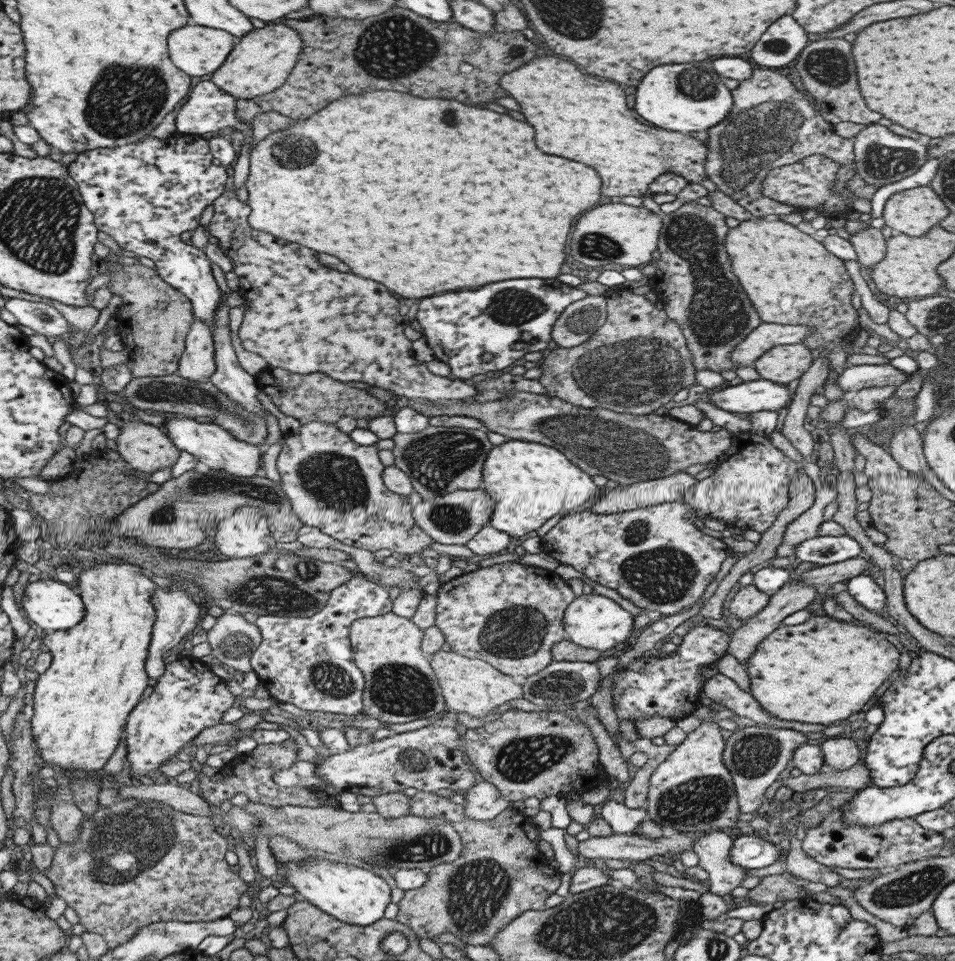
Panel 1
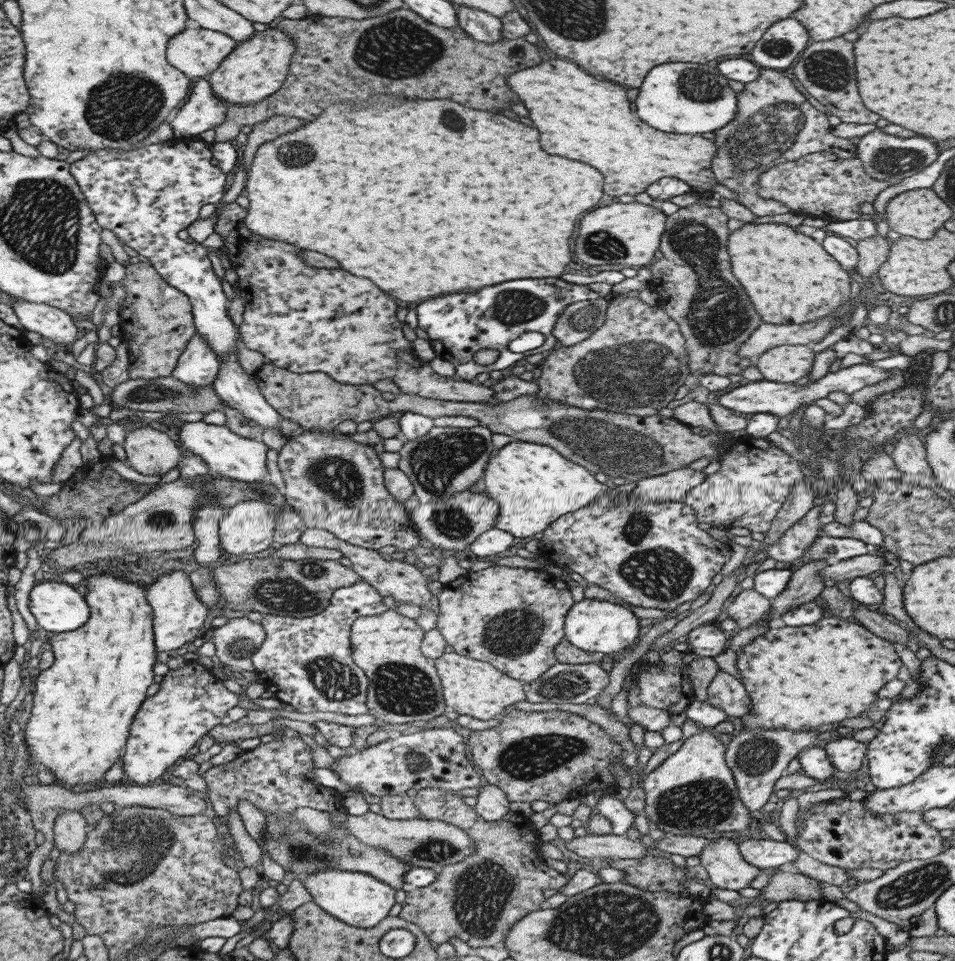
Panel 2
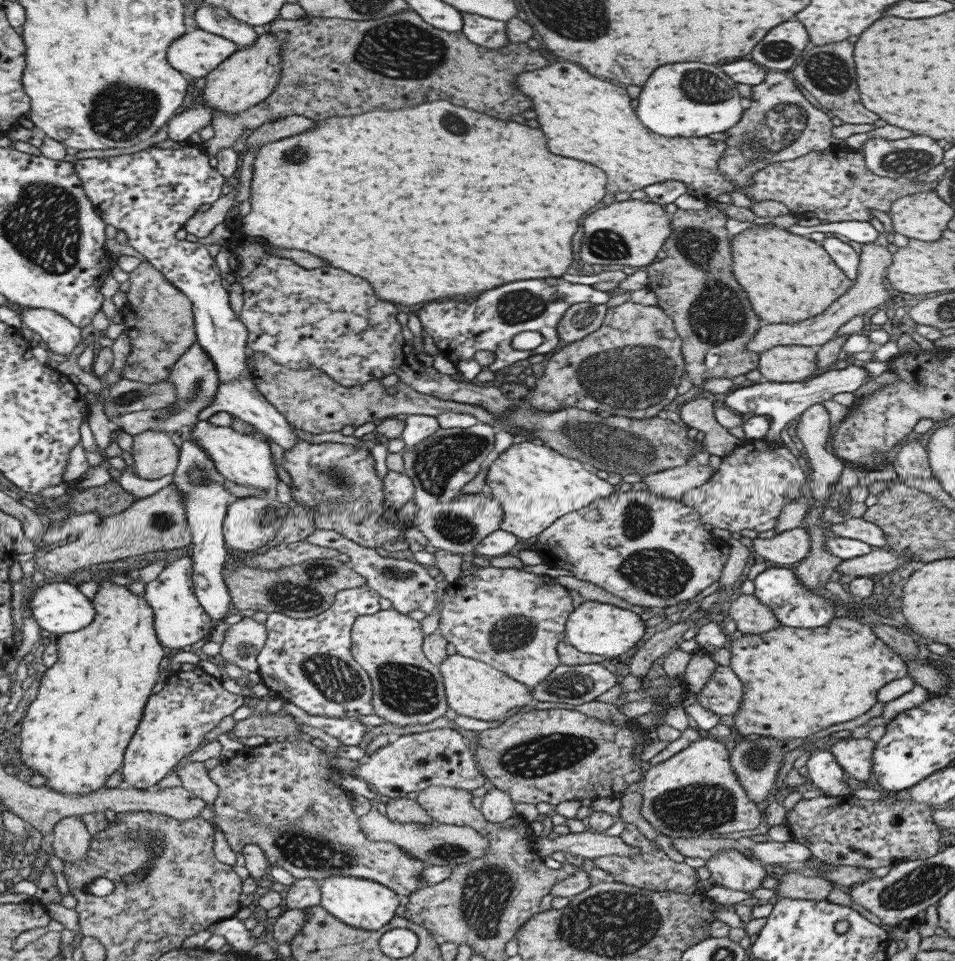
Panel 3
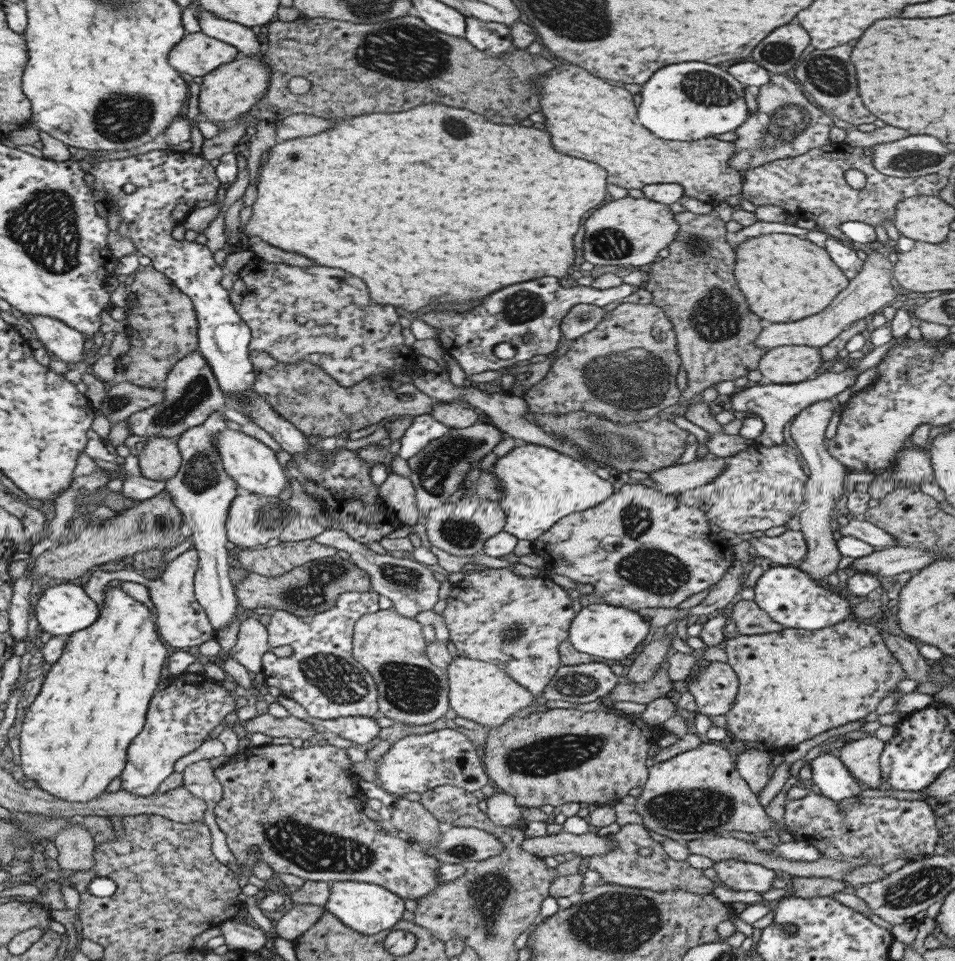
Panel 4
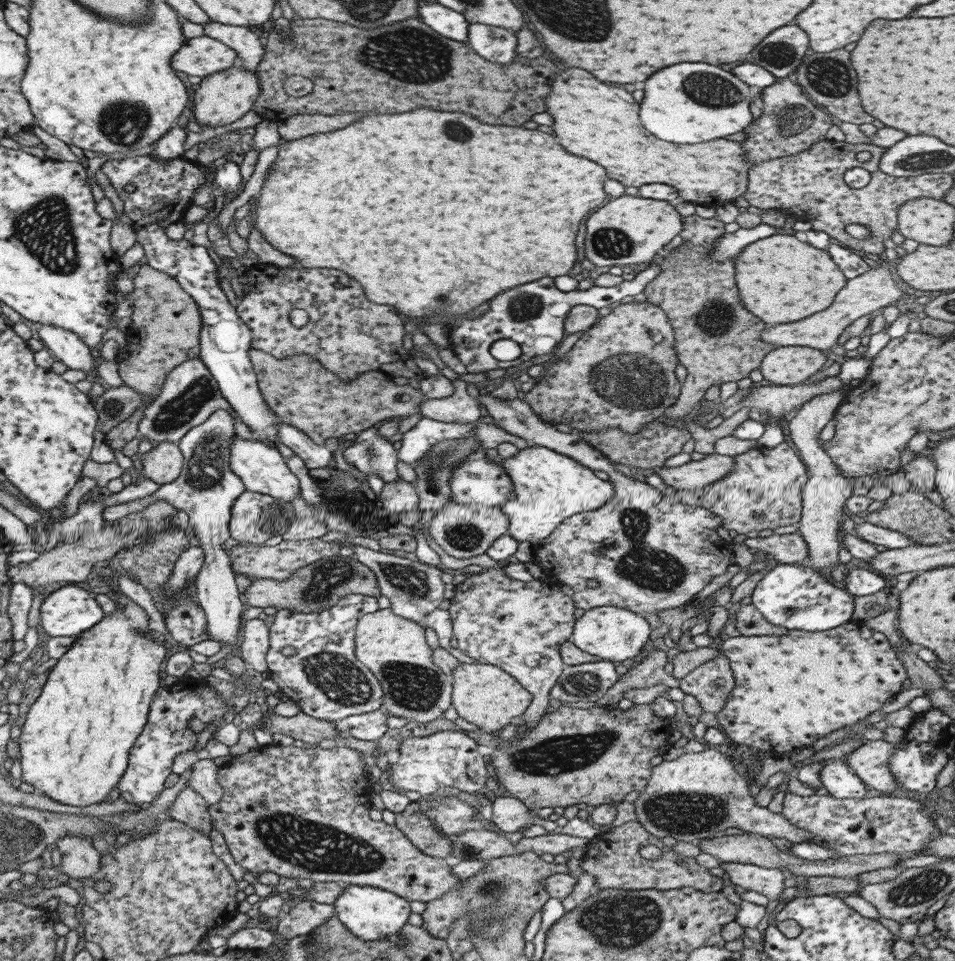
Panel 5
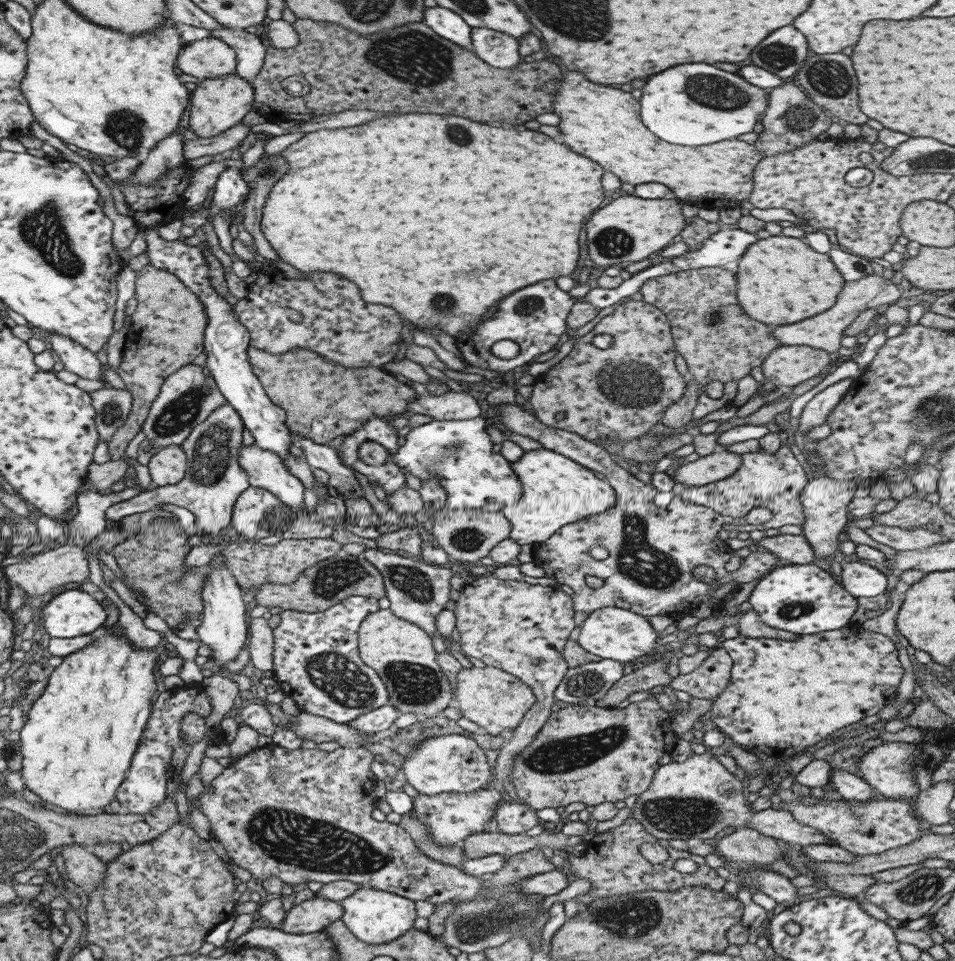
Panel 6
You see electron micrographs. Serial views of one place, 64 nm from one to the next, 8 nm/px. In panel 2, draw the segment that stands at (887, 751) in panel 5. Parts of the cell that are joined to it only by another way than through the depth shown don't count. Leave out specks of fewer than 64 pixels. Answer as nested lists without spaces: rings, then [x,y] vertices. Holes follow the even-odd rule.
[[[854,739],[833,740],[824,744],[830,764],[839,772],[853,773],[861,768],[866,745]]]

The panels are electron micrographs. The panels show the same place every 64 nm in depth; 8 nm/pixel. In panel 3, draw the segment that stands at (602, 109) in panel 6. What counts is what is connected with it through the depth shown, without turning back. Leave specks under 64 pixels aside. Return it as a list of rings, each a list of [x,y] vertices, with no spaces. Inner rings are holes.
[[[560,59],[540,69],[519,73],[514,83],[533,104],[547,150],[597,166],[605,174],[607,193],[631,193],[651,184],[679,181],[686,186],[687,194],[709,203],[718,194],[735,190],[717,168],[726,149],[724,141],[708,137],[671,138],[654,133],[637,120],[623,88],[593,78],[578,64]]]

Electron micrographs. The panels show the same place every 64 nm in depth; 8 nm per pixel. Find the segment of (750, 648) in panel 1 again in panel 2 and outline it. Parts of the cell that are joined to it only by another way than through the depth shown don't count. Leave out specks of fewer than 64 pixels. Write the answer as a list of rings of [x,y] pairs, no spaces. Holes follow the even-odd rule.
[[[818,558],[810,559],[800,568],[790,573],[786,587],[770,603],[771,610],[767,616],[761,617],[754,625],[736,629],[729,635],[727,647],[733,652],[740,652],[740,648],[749,644],[754,638],[768,629],[768,622],[781,617],[783,613],[796,610],[802,602],[809,602],[816,598],[823,590],[824,578],[818,572],[829,564]]]

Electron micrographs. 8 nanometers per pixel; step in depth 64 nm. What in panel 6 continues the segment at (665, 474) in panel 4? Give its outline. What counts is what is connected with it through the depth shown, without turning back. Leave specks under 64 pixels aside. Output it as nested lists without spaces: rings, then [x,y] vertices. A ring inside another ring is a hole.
[[[715,450],[707,456],[699,457],[695,462],[679,466],[670,478],[674,483],[681,485],[703,486],[728,478],[739,466],[741,466],[739,454]]]

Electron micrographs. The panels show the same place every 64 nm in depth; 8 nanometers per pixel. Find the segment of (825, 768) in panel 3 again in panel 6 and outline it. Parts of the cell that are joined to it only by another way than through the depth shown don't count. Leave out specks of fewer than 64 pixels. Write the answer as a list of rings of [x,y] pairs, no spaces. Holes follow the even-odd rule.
[[[833,769],[830,786],[845,801],[862,803],[877,797],[876,792],[861,777],[843,769]]]

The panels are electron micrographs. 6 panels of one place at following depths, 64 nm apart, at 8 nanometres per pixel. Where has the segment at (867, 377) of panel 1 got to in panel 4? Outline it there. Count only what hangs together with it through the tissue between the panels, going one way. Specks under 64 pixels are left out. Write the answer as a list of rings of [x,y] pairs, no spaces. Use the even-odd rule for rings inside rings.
[[[828,372],[817,374],[812,379],[807,379],[795,384],[773,384],[762,381],[757,385],[744,388],[730,395],[731,411],[741,415],[756,414],[764,424],[762,433],[755,439],[756,443],[763,446],[781,445],[786,442],[783,437],[785,424],[807,407],[817,401],[833,399],[837,394],[851,388],[855,384],[855,372]]]

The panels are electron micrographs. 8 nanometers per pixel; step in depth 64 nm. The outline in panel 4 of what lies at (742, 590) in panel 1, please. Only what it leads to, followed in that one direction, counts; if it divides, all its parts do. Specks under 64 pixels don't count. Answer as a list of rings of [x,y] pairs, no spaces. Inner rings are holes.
[[[740,599],[734,604],[730,618],[736,626],[735,634],[765,634],[784,628],[782,624],[767,617],[752,600]]]

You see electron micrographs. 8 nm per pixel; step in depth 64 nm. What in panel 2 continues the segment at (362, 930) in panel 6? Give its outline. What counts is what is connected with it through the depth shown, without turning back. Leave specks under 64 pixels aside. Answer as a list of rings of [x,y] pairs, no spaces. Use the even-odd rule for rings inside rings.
[[[323,869],[307,874],[301,880],[312,901],[337,920],[357,928],[371,928],[387,917],[389,908],[395,904],[394,890],[387,884],[369,877],[369,874],[345,872],[339,869]]]

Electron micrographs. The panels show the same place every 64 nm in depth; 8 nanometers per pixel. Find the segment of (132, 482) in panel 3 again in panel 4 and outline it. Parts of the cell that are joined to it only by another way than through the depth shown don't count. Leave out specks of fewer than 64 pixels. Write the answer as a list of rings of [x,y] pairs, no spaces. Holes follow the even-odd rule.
[[[128,455],[124,458],[125,480],[120,493],[125,498],[134,499],[135,502],[144,501],[164,490],[165,482],[148,480],[139,473],[139,463],[136,456]]]

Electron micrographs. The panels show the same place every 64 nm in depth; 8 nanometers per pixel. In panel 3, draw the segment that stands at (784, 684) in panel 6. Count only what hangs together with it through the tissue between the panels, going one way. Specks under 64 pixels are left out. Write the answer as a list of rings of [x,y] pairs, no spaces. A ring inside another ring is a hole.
[[[832,618],[832,621],[827,622],[823,626],[817,628],[802,629],[802,628],[790,628],[780,625],[777,628],[773,628],[768,631],[763,631],[757,634],[742,635],[736,634],[730,637],[727,642],[728,649],[730,650],[730,663],[728,667],[737,675],[739,682],[742,684],[743,694],[741,695],[741,702],[738,712],[731,714],[733,717],[733,726],[737,730],[739,737],[773,737],[774,739],[802,739],[806,736],[814,736],[815,733],[821,732],[828,726],[833,724],[847,723],[857,720],[862,714],[865,714],[877,699],[875,694],[881,686],[885,686],[887,682],[895,680],[895,678],[901,678],[907,675],[906,666],[902,658],[892,651],[891,647],[888,647],[884,642],[881,642],[880,638],[875,636],[875,633],[871,630],[869,625],[864,625],[849,618]]]

